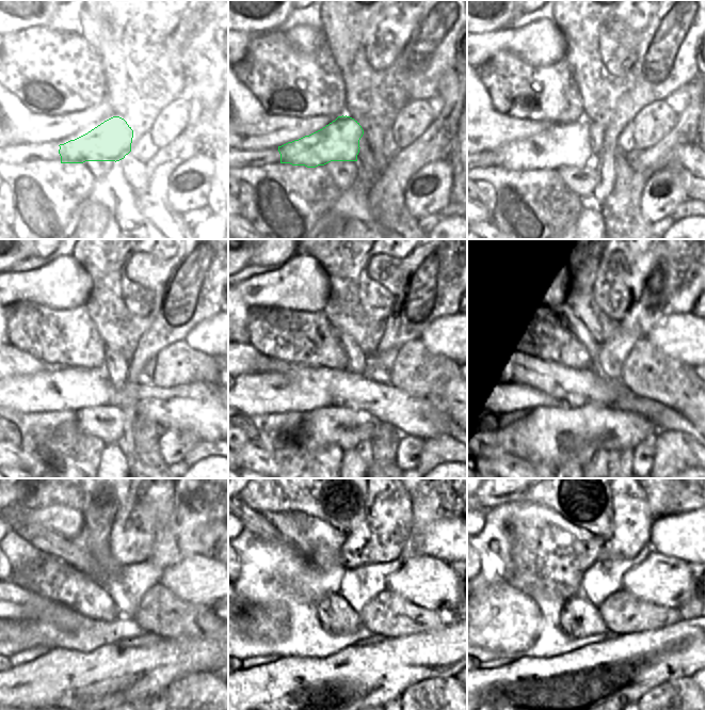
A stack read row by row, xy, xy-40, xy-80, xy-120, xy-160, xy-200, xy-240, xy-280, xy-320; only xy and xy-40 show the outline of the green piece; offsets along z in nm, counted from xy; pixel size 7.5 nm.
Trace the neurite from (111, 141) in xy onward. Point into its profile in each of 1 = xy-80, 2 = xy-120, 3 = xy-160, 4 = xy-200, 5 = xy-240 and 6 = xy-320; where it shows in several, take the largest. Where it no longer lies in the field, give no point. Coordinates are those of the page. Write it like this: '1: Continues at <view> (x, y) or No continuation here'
1: Continues at xy-80 (561, 145)
2: Continues at xy-120 (68, 388)
3: Continues at xy-160 (285, 388)
4: Continues at xy-200 (530, 383)
5: Continues at xy-240 (53, 621)
6: Continues at xy-320 (488, 656)

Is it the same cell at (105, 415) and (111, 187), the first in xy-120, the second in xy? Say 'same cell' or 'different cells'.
different cells

